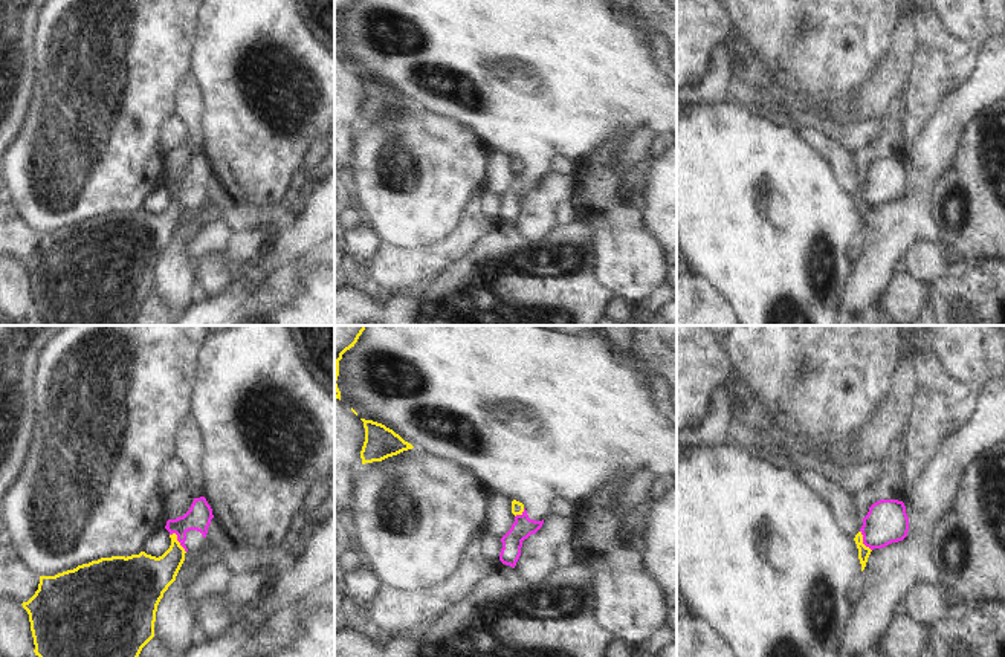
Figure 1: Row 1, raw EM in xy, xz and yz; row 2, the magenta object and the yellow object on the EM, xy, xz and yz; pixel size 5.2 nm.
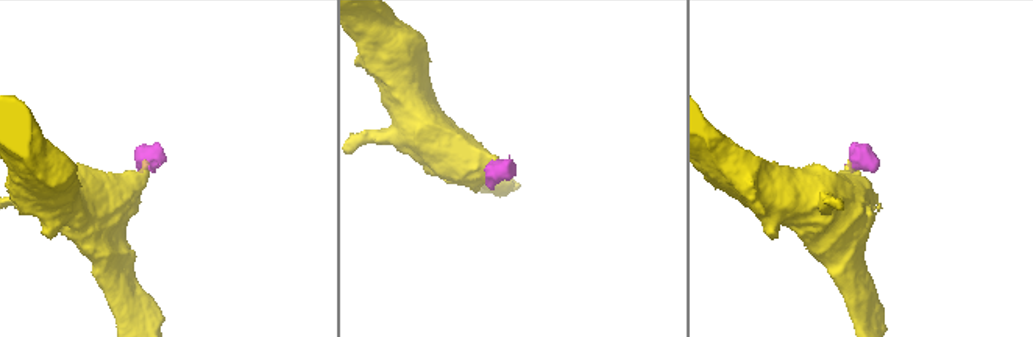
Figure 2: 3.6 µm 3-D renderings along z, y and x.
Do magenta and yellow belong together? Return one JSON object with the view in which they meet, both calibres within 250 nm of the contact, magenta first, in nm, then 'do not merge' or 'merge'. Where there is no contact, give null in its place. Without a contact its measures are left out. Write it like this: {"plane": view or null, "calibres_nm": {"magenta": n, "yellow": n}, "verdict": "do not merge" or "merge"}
{"plane": "xy", "calibres_nm": {"magenta": 130, "yellow": 220}, "verdict": "do not merge"}

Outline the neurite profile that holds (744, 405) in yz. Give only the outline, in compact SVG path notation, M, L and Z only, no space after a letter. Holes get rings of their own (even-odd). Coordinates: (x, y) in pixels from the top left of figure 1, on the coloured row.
M732 376L732 380L729 384L729 394L732 397L736 414L759 419L753 399L750 397L744 385L739 382L739 379L735 376Z

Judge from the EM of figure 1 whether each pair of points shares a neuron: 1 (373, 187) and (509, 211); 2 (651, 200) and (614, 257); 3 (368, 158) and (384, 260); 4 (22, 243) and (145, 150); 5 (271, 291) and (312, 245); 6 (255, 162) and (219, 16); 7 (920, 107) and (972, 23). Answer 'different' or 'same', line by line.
1: different
2: different
3: different
4: different
5: same
6: same
7: different

